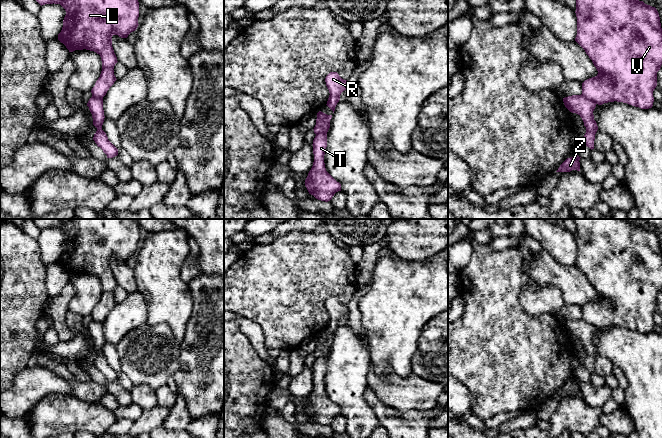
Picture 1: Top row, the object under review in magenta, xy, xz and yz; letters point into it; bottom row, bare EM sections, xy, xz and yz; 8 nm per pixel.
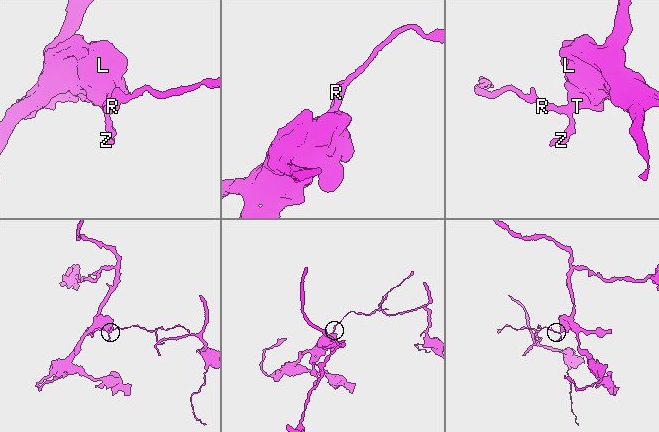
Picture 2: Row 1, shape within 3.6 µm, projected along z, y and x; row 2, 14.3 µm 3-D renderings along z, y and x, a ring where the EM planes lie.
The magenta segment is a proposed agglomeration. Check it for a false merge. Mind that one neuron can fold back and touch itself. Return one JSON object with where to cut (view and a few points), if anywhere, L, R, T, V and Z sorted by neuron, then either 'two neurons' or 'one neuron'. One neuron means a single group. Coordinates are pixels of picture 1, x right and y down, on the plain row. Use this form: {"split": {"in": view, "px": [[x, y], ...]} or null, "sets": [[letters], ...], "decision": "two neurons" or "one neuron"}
{"split": {"in": "yz", "px": [[582, 317], [595, 328]]}, "sets": [["L", "T", "V"], ["R", "Z"]], "decision": "two neurons"}

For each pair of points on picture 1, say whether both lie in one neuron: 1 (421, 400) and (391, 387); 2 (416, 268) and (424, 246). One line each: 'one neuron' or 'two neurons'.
1: one neuron
2: two neurons

